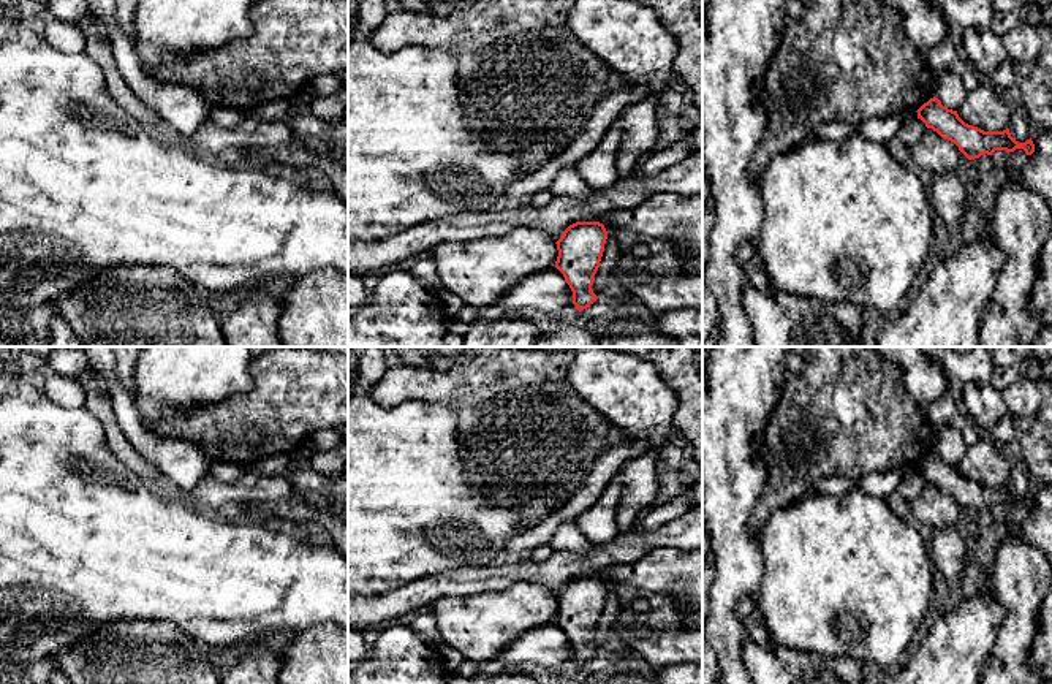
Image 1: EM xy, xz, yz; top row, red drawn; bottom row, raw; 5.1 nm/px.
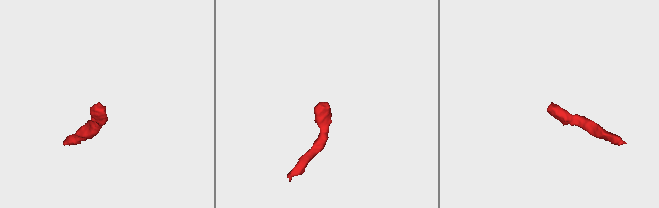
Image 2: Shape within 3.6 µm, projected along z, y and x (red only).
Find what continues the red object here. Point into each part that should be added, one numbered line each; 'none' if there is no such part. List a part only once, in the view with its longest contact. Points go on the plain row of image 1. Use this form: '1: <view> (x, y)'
none

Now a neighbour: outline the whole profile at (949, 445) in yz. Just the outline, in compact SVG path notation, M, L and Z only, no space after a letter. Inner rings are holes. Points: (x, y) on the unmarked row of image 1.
M944 426L937 431L935 451L948 464L957 466L967 454L968 446L960 431Z

